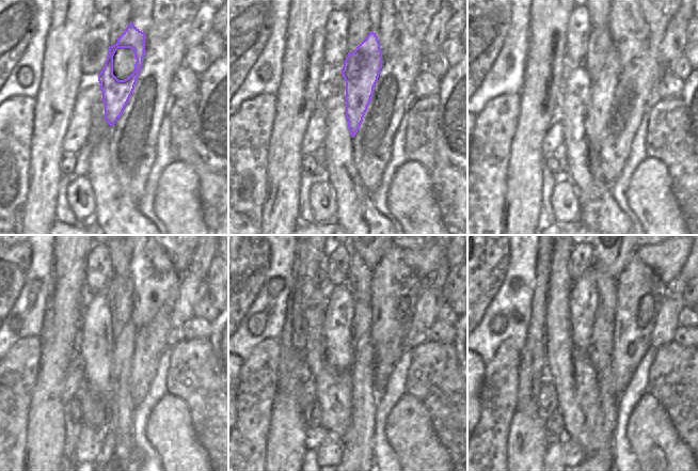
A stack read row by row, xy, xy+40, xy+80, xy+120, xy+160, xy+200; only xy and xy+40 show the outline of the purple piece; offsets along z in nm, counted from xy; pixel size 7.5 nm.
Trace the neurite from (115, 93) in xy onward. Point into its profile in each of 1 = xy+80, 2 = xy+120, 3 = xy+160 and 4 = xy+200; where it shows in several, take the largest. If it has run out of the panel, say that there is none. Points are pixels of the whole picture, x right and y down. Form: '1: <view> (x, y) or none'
1: xy+80 (602, 91)
2: xy+120 (119, 446)
3: xy+160 (358, 442)
4: xy+200 (607, 399)

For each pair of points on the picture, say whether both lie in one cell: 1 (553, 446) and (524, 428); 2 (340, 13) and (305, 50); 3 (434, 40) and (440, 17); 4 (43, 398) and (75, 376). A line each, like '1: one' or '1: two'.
1: two
2: two
3: one
4: two

